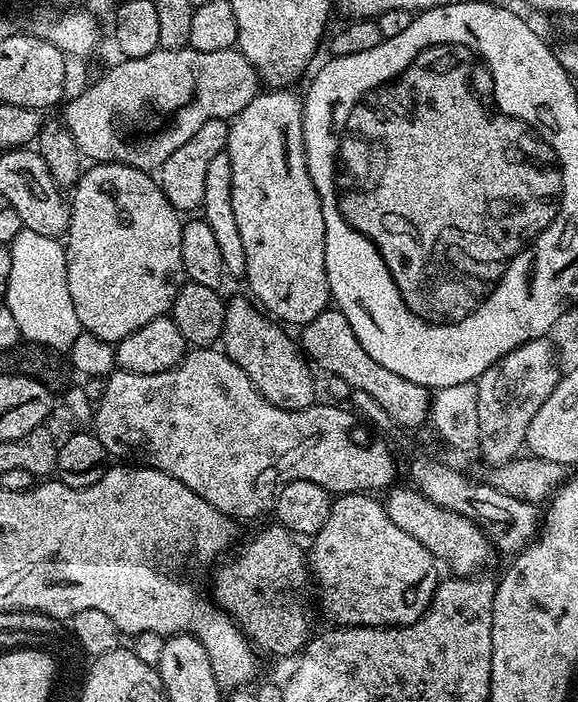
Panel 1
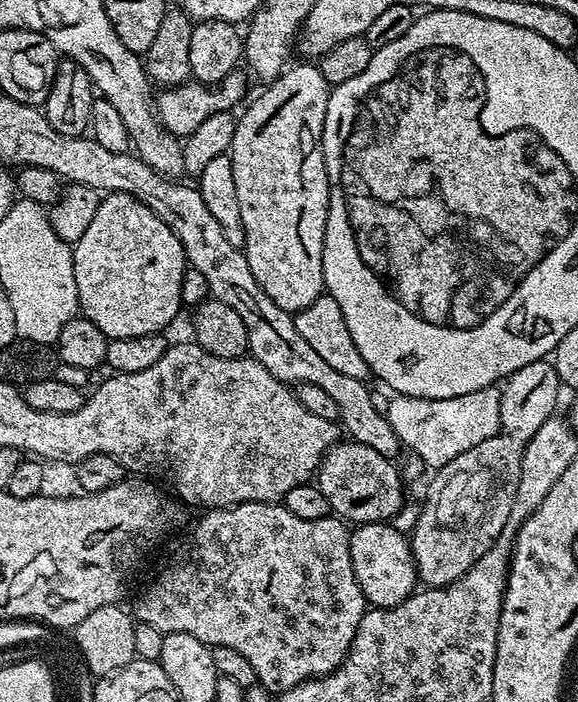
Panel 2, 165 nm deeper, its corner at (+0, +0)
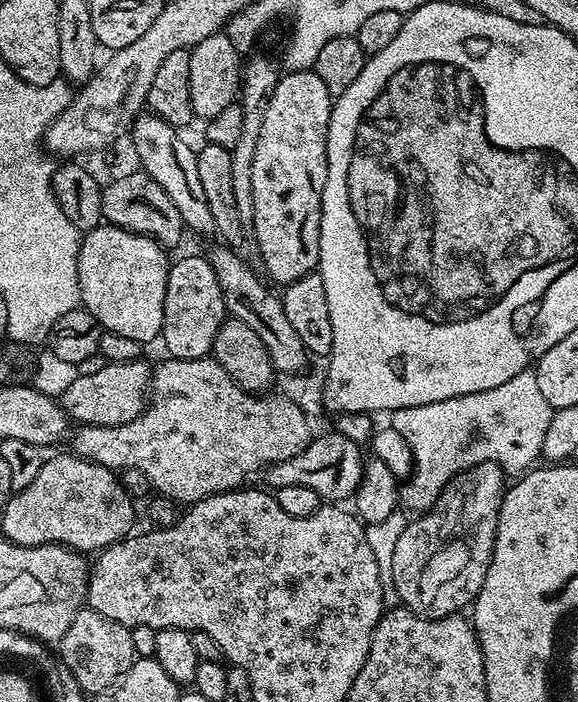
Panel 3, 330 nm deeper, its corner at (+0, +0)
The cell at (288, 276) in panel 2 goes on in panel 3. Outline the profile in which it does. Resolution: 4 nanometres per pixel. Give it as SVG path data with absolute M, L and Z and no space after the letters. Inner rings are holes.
M316 71L288 72L281 75L278 86L268 103L268 109L265 110L262 118L262 134L258 137L258 151L254 153L254 230L258 238L258 248L262 250L263 271L266 276L268 272L267 279L269 281L277 280L280 286L292 284L298 278L317 271L320 263L320 211L322 210L322 194L328 173L328 123L332 117L333 103L333 96L326 90L326 85L323 84L322 78L318 78Z

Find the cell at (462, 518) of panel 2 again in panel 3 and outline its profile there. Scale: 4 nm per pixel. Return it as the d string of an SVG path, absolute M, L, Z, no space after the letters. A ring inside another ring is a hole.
M482 462L467 468L444 487L435 506L408 523L395 543L393 574L390 577L391 587L398 594L403 607L428 620L437 620L463 613L476 599L478 590L482 590L482 582L486 582L486 570L492 561L498 514L506 491L504 479L506 473L503 467L494 462Z

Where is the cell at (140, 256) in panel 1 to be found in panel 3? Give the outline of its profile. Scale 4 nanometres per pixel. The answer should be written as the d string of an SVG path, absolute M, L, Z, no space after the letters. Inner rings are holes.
M107 222L83 233L78 254L80 304L94 314L103 331L134 338L141 346L160 336L170 267L166 253L159 241Z

